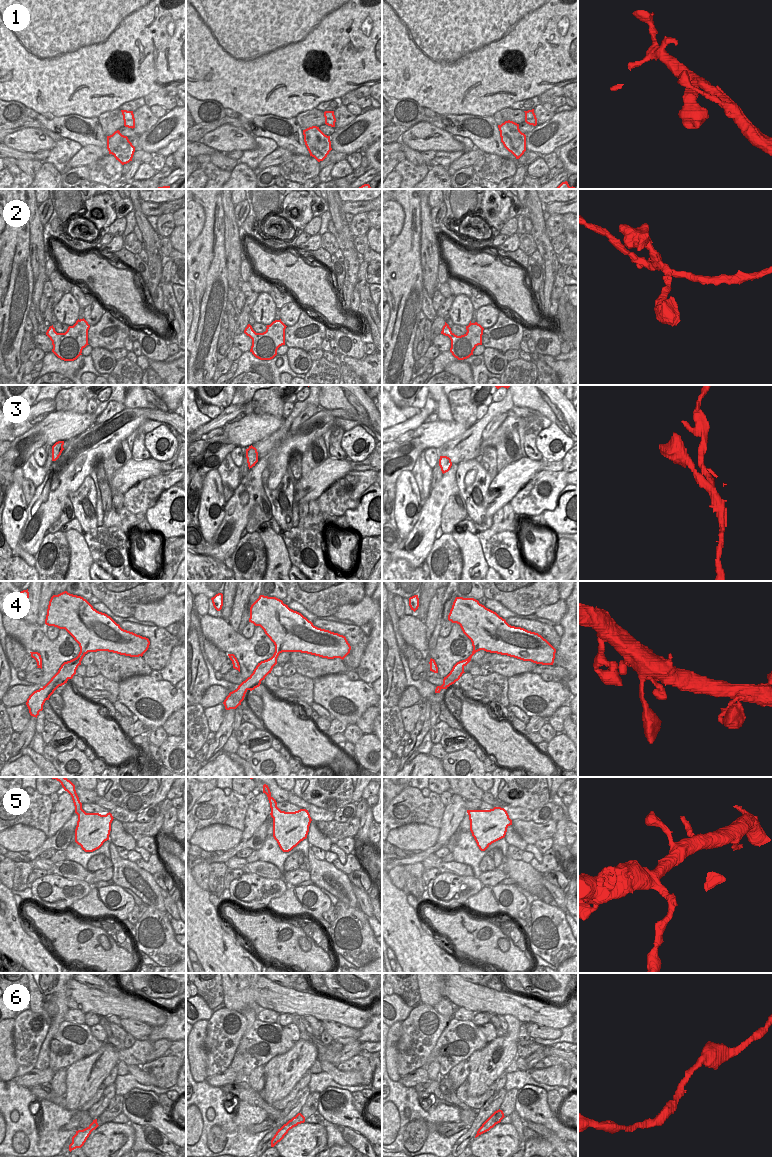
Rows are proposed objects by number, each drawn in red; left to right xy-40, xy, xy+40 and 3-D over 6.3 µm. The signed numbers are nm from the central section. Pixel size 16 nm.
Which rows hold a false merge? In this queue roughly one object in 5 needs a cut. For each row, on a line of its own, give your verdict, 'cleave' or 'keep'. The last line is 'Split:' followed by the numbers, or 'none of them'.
1: keep
2: keep
3: keep
4: keep
5: keep
6: keep
Split: none of them

